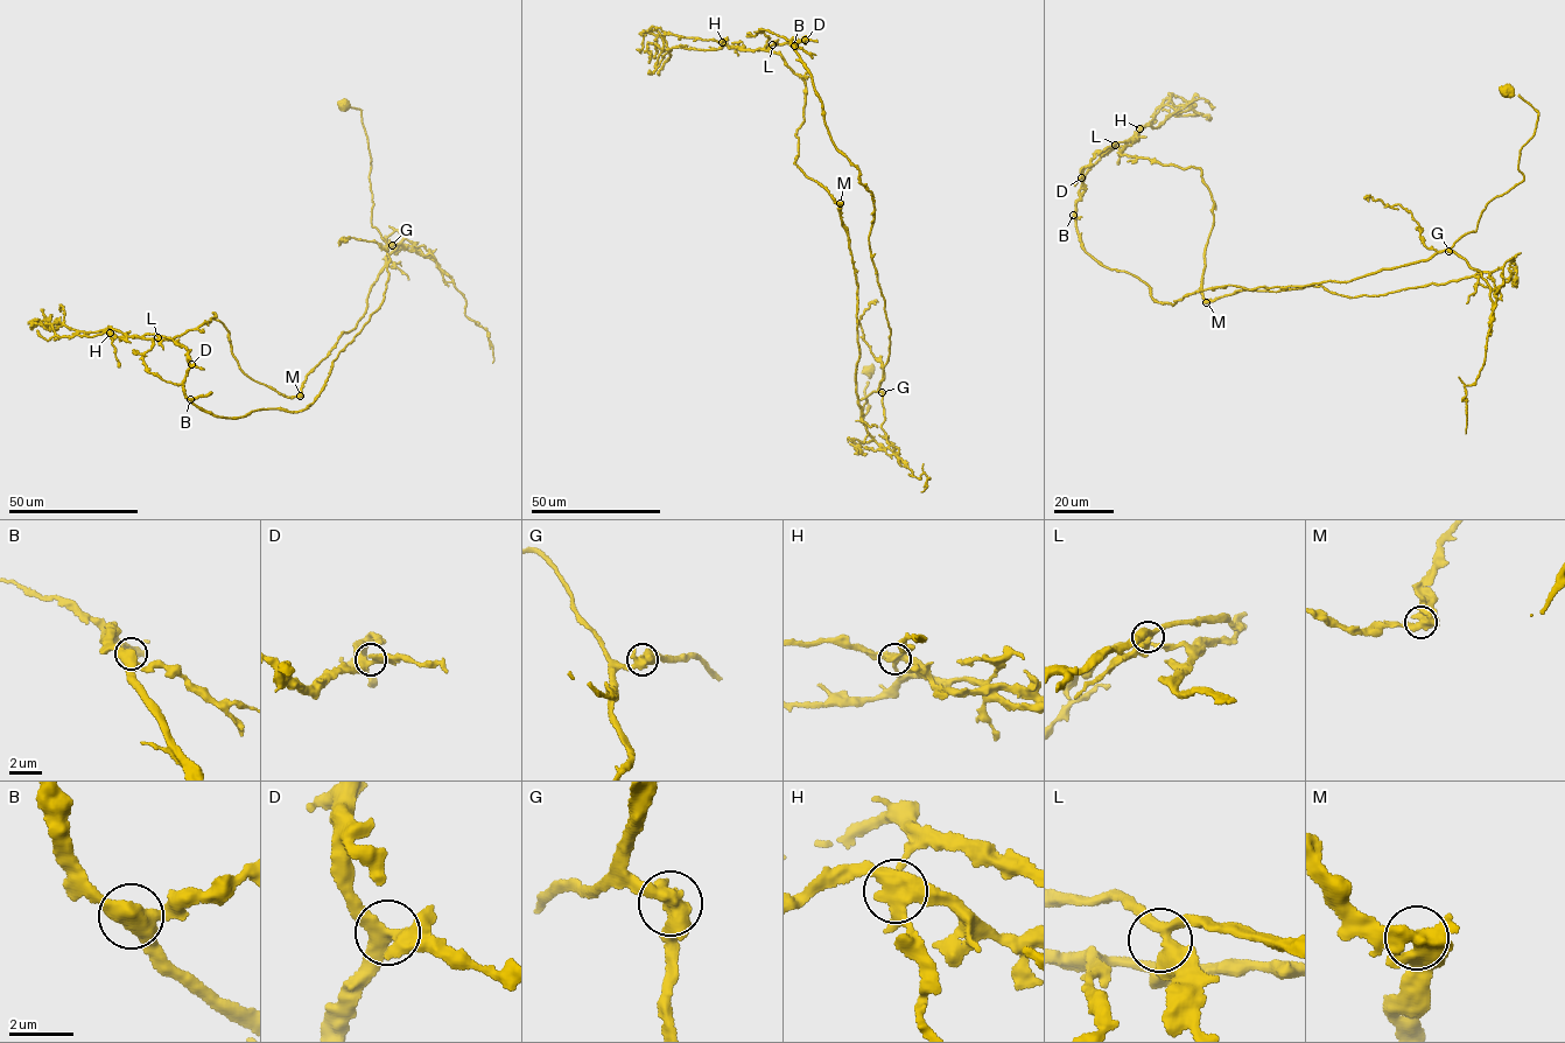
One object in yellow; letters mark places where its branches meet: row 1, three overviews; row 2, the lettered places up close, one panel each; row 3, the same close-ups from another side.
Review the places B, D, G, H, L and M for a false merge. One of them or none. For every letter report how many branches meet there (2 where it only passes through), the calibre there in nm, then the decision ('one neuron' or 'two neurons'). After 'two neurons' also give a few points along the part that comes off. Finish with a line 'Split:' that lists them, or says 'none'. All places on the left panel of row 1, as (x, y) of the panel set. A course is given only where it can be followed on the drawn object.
B: 3 branches meet; 440 nm thick; one neuron
D: 3 branches meet; 400 nm thick; one neuron
G: 3 branches meet; 460 nm thick; one neuron
H: 5 branches meet; 480 nm thick; two neurons; foreign part runs (110, 333), (168, 340), (215, 313), (243, 371), (297, 396), (356, 327), (387, 257), (405, 238), (455, 282)
L: 3 branches meet; 400 nm thick; one neuron
M: 4 branches meet; 440 nm thick; one neuron
Split: H

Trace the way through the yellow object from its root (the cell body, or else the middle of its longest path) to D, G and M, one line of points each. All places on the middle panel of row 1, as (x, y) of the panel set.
D: (870, 370), (863, 419), (890, 342), (874, 202), (832, 139), (791, 43), (805, 40)
G: (870, 370), (864, 391), (867, 410), (870, 406), (863, 419), (867, 399), (860, 399), (882, 392)
M: (870, 370), (870, 406), (861, 415), (861, 399), (881, 392), (883, 449), (858, 403), (857, 284), (840, 203)

